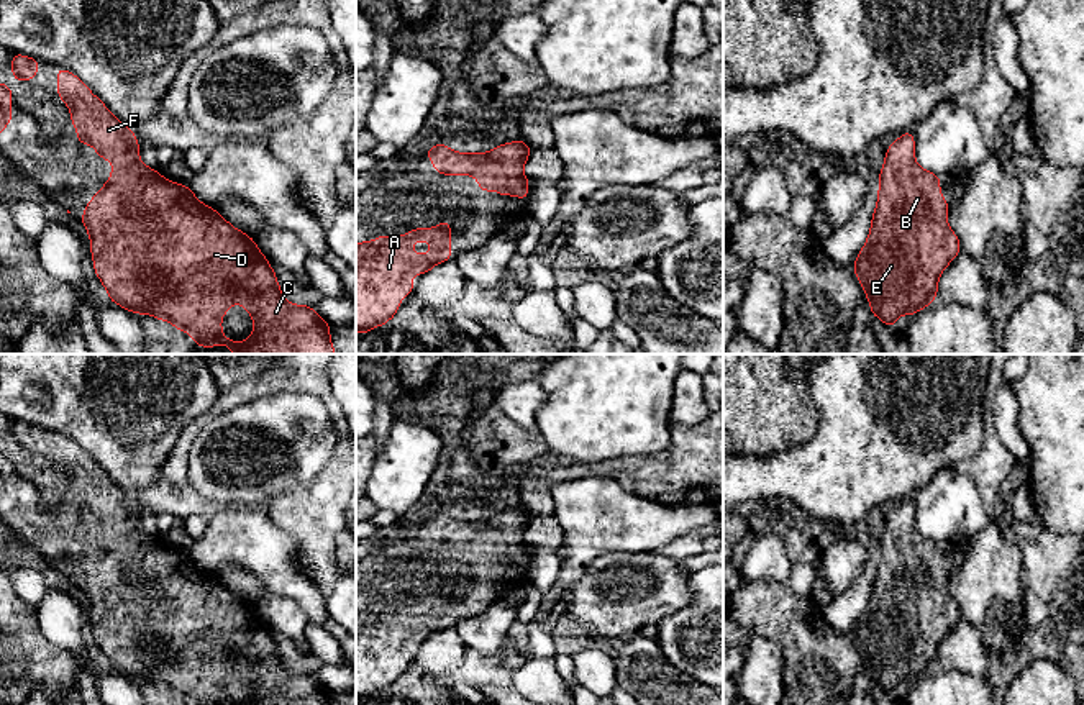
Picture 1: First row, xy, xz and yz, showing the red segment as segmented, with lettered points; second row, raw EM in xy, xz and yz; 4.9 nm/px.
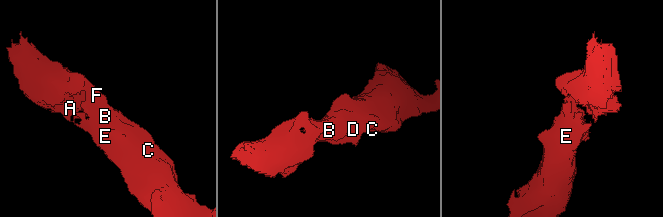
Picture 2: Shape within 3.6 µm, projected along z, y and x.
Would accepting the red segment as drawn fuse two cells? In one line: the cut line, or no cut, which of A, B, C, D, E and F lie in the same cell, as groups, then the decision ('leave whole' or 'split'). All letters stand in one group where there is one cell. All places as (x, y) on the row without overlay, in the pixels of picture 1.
no cut | A B C D E F | leave whole

